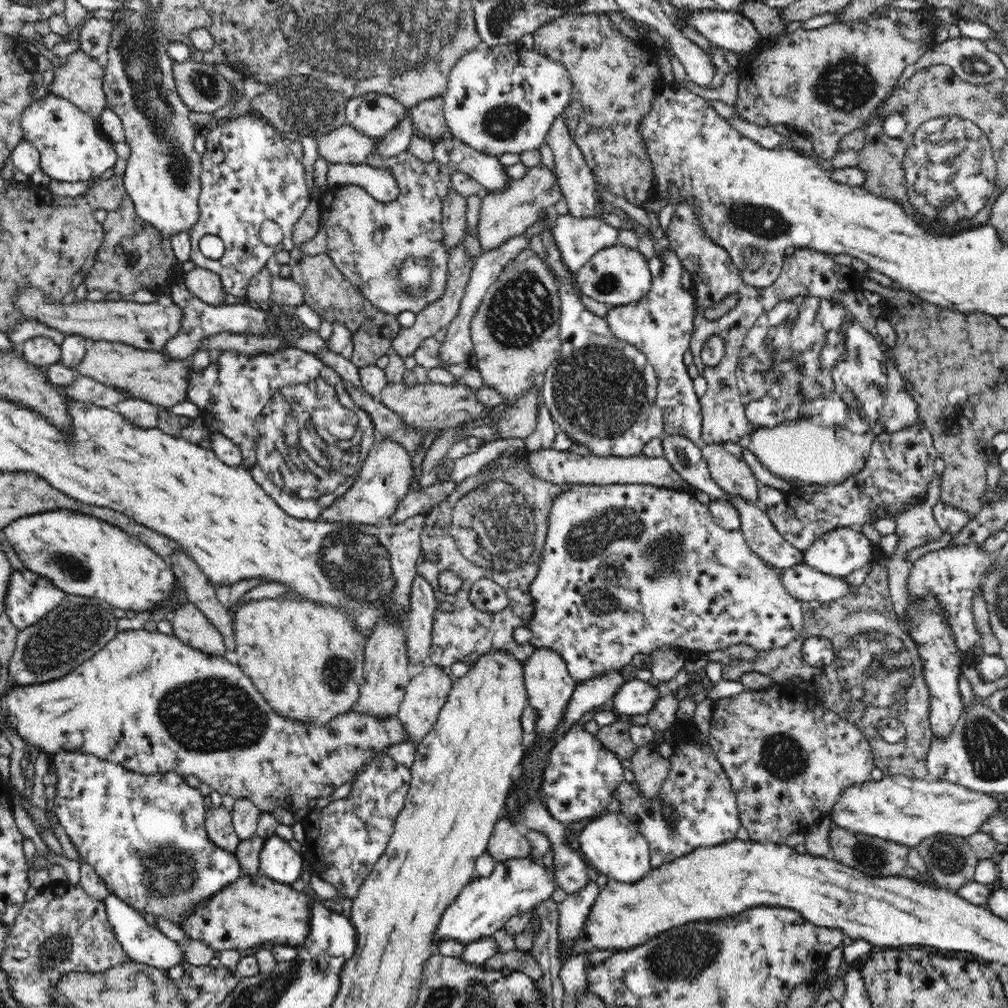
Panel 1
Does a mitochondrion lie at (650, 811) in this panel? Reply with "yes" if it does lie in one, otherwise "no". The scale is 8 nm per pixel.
no

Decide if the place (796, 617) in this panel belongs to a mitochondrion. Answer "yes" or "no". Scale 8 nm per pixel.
no

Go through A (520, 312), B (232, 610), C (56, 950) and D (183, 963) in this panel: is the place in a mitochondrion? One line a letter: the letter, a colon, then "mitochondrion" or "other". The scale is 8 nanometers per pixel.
A: mitochondrion
B: other
C: mitochondrion
D: other

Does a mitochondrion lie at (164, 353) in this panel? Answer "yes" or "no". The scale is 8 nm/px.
no

